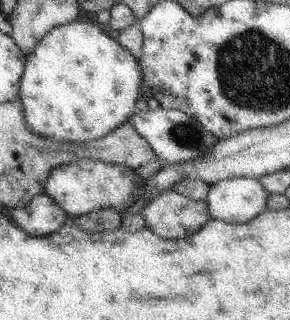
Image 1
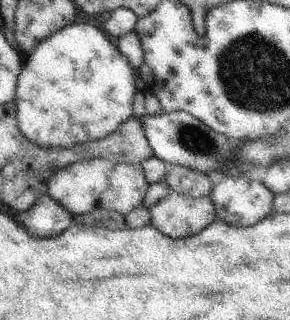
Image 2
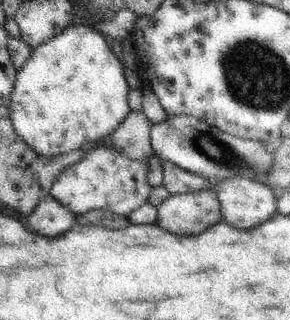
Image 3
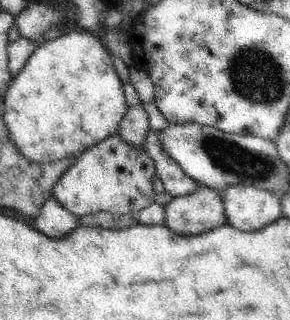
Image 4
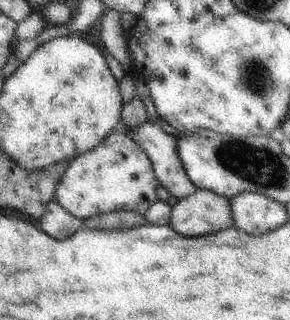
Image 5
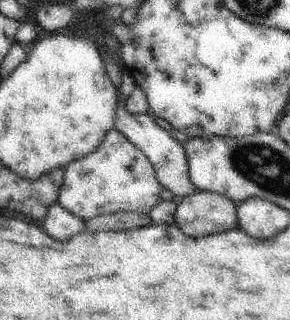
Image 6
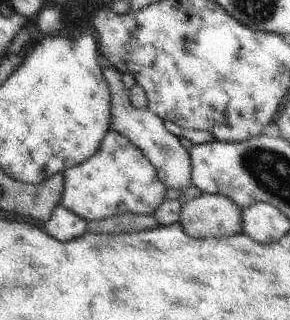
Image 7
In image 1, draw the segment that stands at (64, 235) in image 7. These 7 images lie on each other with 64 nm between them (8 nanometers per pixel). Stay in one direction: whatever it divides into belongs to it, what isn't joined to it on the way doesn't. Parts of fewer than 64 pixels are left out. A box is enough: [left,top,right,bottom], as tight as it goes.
[7,194,71,236]

